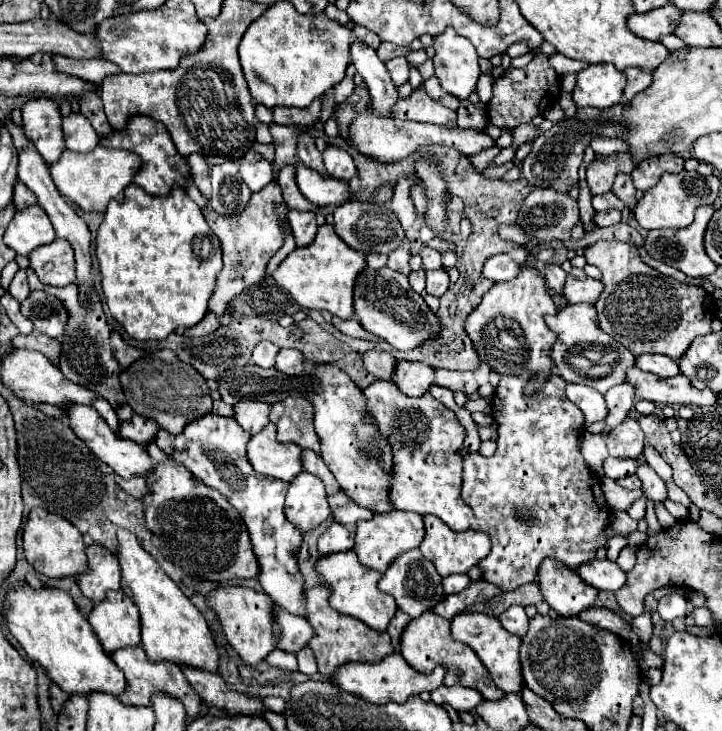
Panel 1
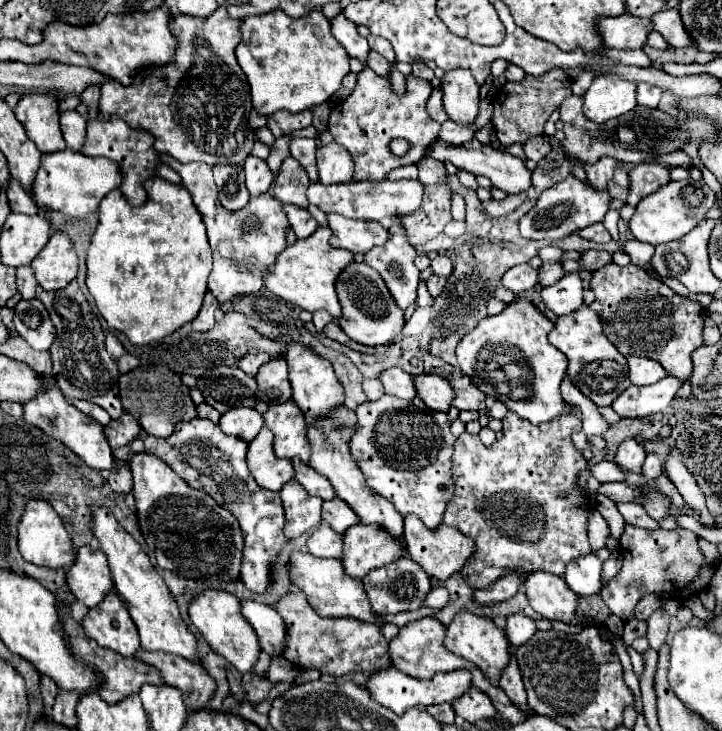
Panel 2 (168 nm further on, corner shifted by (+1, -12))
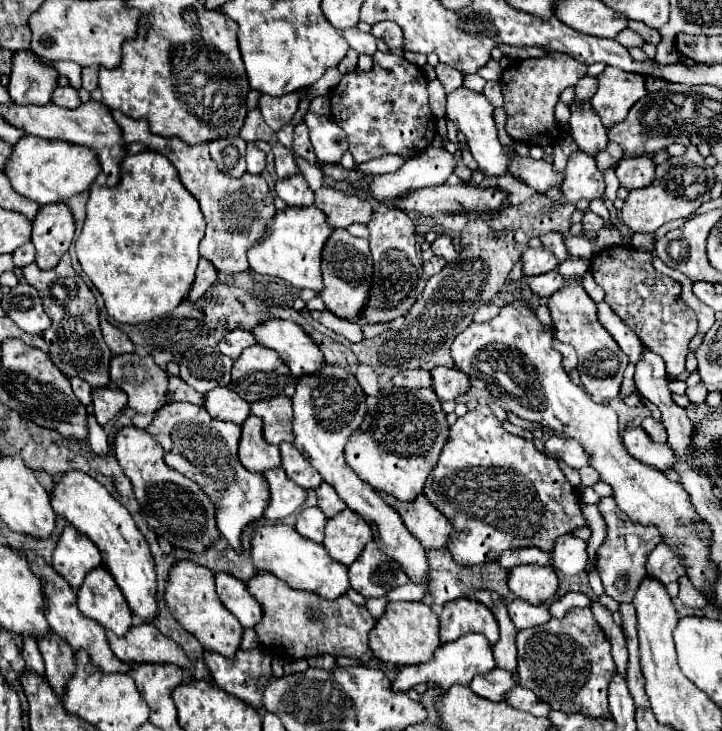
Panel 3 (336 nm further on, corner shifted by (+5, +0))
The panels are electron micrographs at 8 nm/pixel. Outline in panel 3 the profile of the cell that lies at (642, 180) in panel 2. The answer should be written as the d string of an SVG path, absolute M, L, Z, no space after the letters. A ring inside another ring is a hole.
M626 156L618 162L616 176L626 190L650 186L654 182L654 162L648 156Z

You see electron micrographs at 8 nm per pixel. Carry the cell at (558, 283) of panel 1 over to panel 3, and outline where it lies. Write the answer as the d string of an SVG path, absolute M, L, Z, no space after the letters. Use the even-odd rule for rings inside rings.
M550 232L550 234L544 234L542 238L542 246L546 250L550 250L552 254L556 254L556 258L562 262L568 258L568 250L564 246L564 240L562 240L562 234L560 232Z

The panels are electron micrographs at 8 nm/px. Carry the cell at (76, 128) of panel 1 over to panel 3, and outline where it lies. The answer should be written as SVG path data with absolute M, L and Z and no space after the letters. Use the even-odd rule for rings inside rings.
M58 86L52 94L52 102L64 108L78 108L82 104L78 98L78 90L74 90L72 86Z

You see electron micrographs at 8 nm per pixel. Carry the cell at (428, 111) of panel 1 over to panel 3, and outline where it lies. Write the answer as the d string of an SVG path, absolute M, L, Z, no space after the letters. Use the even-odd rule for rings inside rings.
M386 52L374 54L372 70L364 72L356 68L342 76L340 84L330 94L330 106L336 124L346 132L356 164L386 154L398 154L408 160L432 144L436 128L428 106L426 84L428 80L418 66L410 64L402 56Z

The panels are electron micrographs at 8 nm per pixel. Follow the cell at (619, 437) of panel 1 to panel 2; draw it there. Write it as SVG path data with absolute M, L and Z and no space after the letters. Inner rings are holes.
M626 438L616 456L614 456L614 462L624 470L624 472L640 472L642 468L642 462L646 458L646 452L644 452L644 446L640 446L634 438Z

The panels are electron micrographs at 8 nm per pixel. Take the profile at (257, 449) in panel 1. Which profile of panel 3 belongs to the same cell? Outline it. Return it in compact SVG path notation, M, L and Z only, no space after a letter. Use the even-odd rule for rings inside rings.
M248 416L242 422L238 458L250 472L264 472L280 466L280 450L278 446L266 444L262 436L262 420L258 416Z

